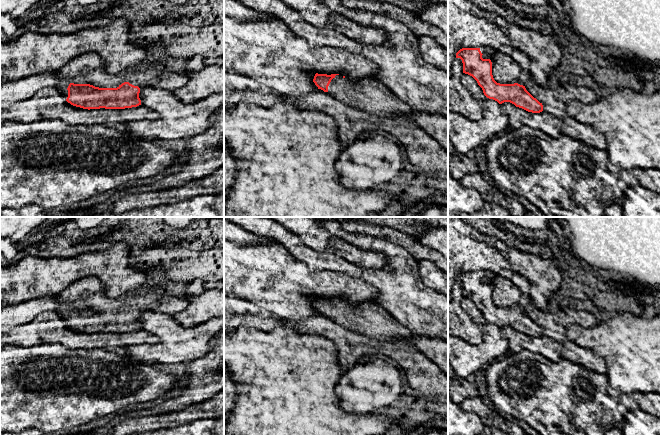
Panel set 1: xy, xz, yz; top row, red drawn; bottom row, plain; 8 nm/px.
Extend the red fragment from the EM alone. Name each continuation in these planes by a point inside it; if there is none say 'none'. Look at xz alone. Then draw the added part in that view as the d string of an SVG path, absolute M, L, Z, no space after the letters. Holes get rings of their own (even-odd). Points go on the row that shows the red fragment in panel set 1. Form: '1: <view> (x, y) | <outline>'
1: xz (368, 94) | M335 77L328 86L328 93L349 107L377 117L404 115L448 151L448 117L415 111L373 77L357 81Z

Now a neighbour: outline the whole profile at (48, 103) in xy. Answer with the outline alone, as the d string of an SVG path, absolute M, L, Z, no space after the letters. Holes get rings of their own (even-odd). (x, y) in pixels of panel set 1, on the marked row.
M44 87L11 108L0 110L0 123L7 120L24 123L61 120L75 126L120 127L123 123L156 120L158 117L156 111L143 105L125 109L88 110L76 107L68 103L56 87Z

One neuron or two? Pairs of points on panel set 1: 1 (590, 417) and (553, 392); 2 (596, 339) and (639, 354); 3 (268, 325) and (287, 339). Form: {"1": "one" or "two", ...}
{"1": "one", "2": "one", "3": "two"}

